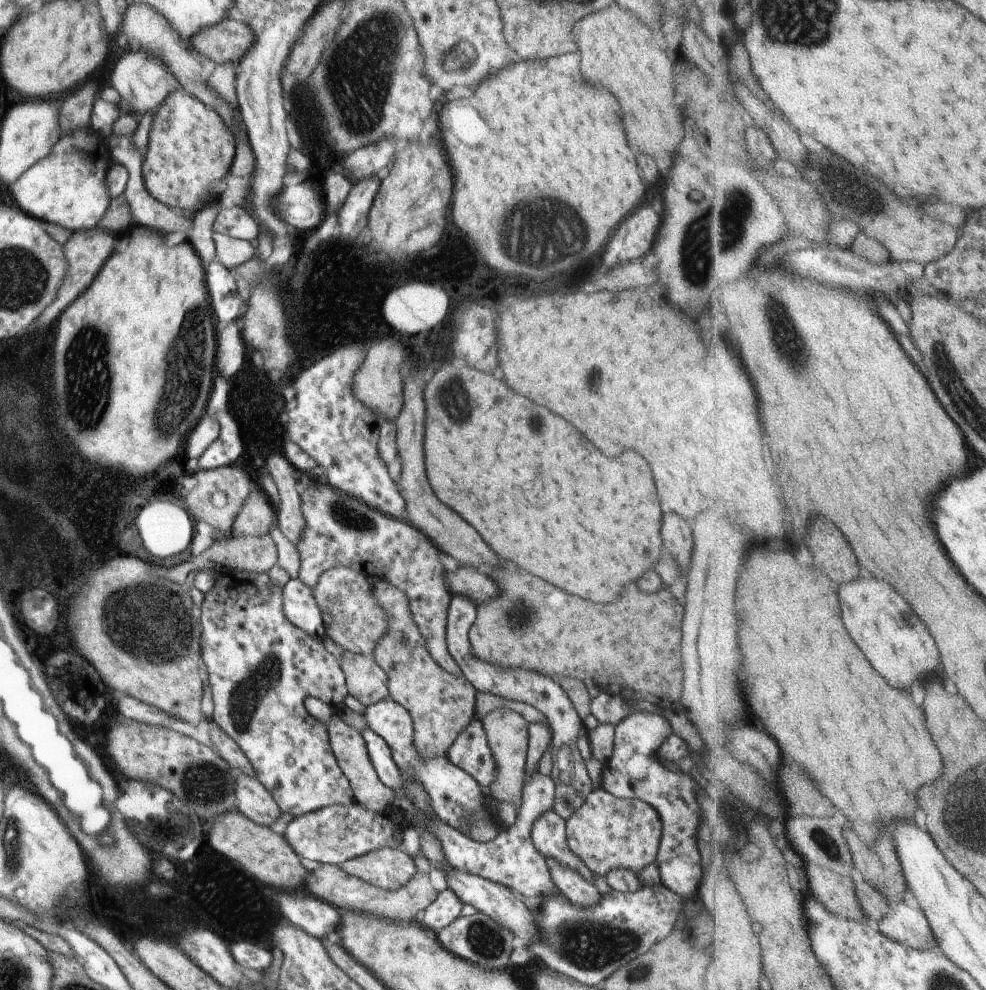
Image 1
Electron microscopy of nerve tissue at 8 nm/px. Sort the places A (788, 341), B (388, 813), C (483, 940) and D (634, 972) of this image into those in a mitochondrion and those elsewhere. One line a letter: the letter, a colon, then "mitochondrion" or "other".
A: mitochondrion
B: other
C: mitochondrion
D: mitochondrion

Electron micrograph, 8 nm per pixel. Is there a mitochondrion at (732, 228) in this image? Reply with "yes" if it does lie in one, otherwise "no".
yes

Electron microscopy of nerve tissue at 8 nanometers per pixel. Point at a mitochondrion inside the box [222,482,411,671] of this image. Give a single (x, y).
(349, 518)

